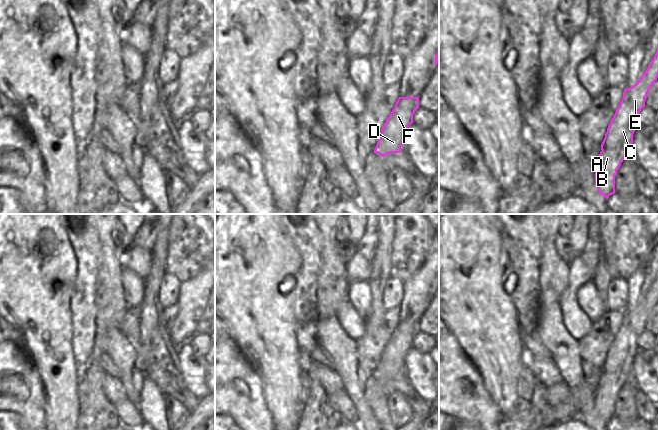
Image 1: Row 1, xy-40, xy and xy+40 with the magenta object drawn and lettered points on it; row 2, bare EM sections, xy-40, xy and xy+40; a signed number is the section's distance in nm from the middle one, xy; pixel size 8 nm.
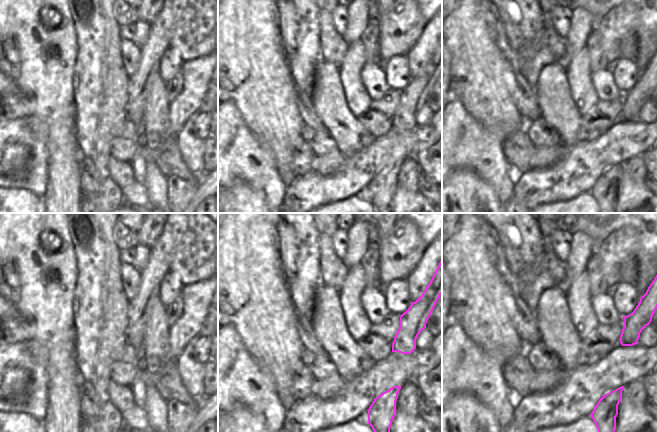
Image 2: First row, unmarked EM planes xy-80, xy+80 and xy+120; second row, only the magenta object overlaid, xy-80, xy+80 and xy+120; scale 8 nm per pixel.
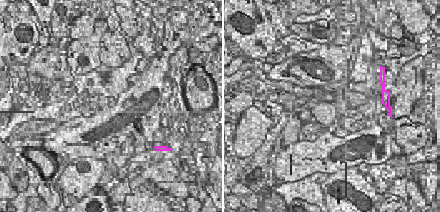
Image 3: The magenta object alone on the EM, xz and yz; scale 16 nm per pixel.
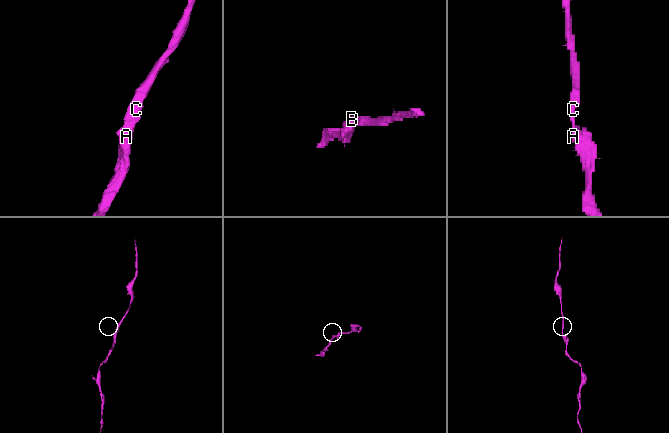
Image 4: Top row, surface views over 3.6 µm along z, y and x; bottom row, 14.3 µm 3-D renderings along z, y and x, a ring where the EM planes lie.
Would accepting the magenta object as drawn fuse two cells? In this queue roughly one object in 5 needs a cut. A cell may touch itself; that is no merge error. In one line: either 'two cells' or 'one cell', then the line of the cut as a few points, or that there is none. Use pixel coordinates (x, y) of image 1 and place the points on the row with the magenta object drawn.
one cell; cut none

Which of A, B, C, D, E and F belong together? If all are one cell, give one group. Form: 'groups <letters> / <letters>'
groups A B C D E F

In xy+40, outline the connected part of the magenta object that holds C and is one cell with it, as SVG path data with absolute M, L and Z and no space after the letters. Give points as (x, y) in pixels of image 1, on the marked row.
M658 50L641 78L625 89L623 98L607 128L595 168L595 184L599 193L609 198L615 193L615 176L621 163L633 151L633 134L639 127L637 116L645 107L651 86L658 78Z

